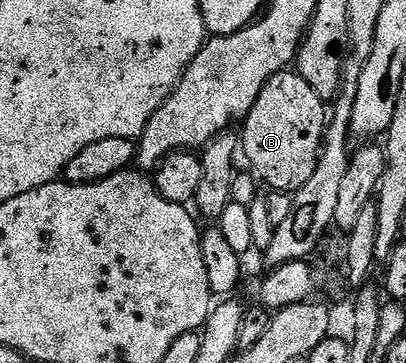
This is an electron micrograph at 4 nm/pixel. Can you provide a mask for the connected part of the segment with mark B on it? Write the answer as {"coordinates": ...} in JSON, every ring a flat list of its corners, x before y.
{"coordinates":[[296,71,275,74,263,86,255,106,243,121,239,144,243,156,274,192,295,194,315,174,321,144,325,140,327,104,319,93]]}

